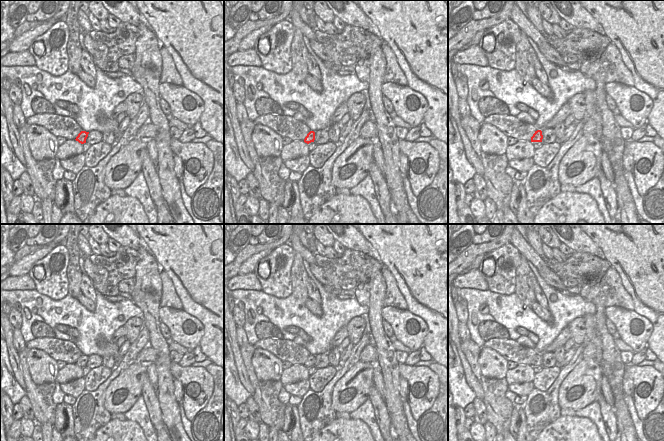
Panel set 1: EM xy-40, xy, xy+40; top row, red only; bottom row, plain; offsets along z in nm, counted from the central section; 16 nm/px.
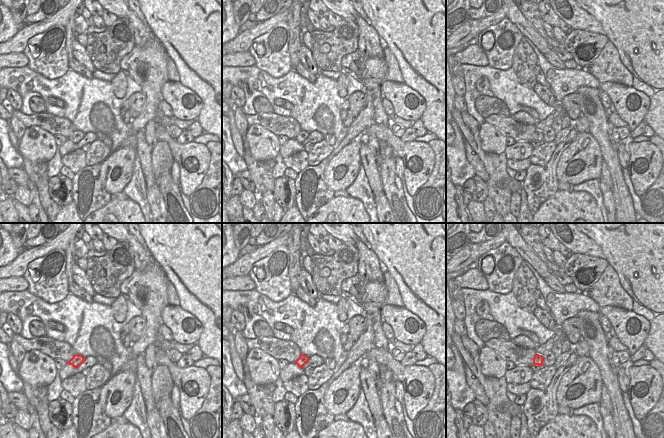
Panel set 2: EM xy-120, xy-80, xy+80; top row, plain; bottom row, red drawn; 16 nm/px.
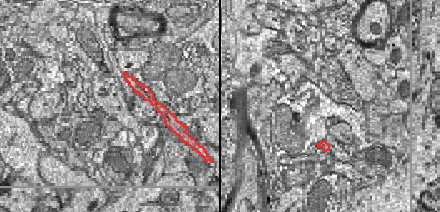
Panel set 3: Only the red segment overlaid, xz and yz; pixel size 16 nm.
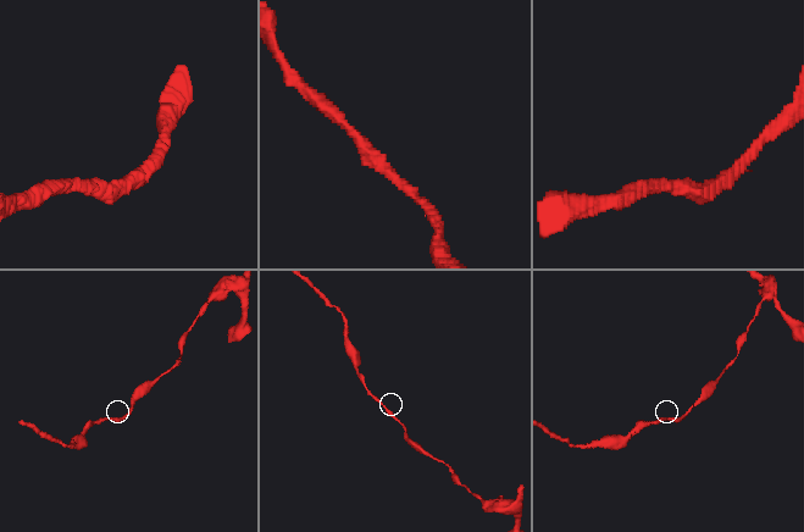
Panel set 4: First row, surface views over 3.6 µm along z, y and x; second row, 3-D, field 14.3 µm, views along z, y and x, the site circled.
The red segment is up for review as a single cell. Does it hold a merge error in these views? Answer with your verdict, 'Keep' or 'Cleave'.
Keep.

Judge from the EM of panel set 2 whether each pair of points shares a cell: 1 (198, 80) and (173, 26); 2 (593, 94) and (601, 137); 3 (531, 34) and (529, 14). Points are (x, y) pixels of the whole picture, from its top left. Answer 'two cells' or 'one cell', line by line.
1: one cell
2: one cell
3: two cells

